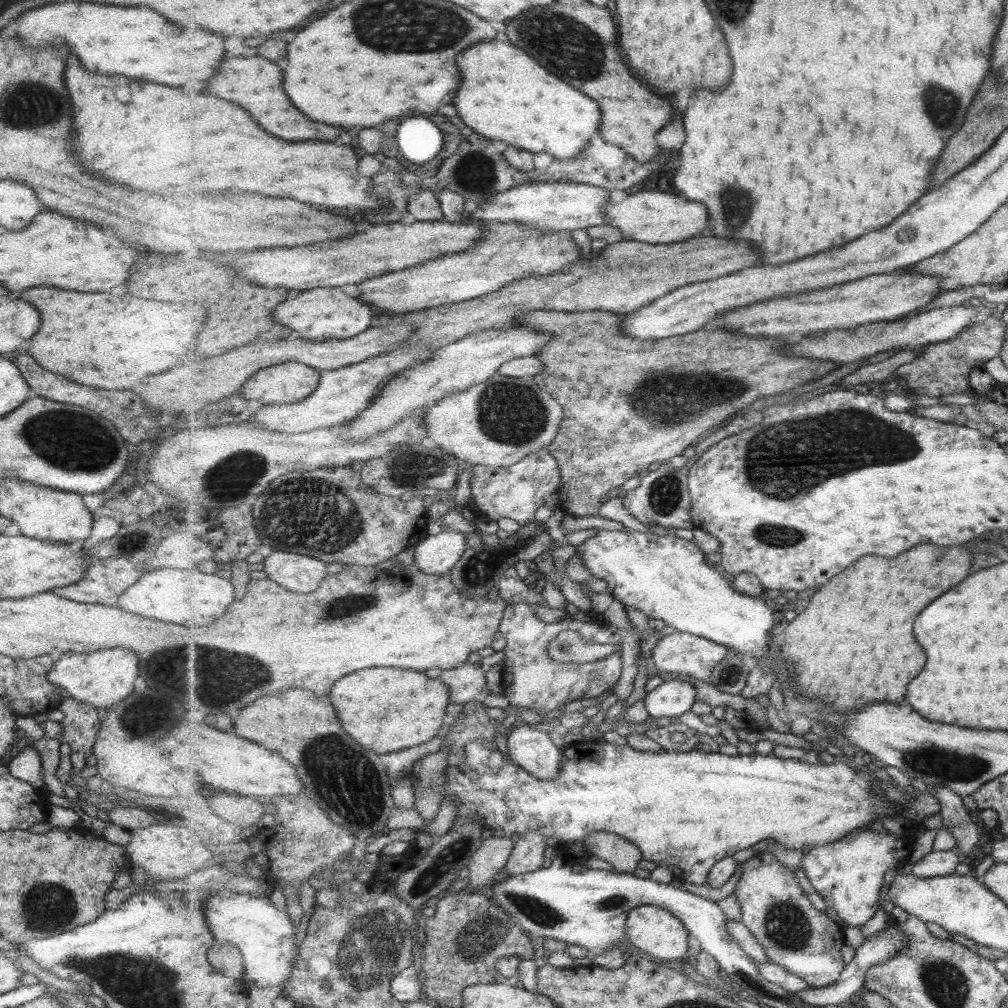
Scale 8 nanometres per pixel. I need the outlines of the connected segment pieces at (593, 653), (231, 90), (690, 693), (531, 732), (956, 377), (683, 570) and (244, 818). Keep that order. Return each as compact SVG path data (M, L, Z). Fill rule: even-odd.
M577 631L560 632L549 644L550 657L561 661L595 662L611 656L613 653L622 652L622 645L593 644Z
M239 56L239 58L227 58L221 64L221 70L213 76L213 80L209 80L209 86L205 90L205 94L211 96L219 96L225 98L229 102L237 102L239 106L243 106L245 110L249 110L253 114L253 118L271 134L283 138L283 140L291 140L291 142L301 142L301 140L335 140L343 128L335 128L335 126L327 126L323 122L315 122L291 104L289 96L283 90L283 72L275 62L269 62L267 58L261 56Z
M687 679L663 681L645 695L644 704L648 714L655 718L683 716L697 702L697 689Z
M517 722L507 735L509 759L541 780L556 779L564 770L564 753L551 742L548 726Z
M995 311L993 316L984 318L972 324L965 332L955 338L922 347L922 353L915 362L903 364L896 377L901 377L909 384L909 390L917 395L941 397L954 393L967 392L970 387L970 377L974 369L980 369L989 359L995 358L1004 344L1006 327Z
M627 529L600 530L597 534L590 533L584 543L577 545L577 550L582 557L582 564L594 577L604 580L607 591L624 605L640 610L649 618L663 620L677 631L702 636L727 646L730 650L743 653L751 662L756 661L757 664L771 669L776 674L777 682L779 677L785 675L788 678L786 685L794 685L798 675L794 672L794 662L784 660L783 654L770 658L776 638L771 638L771 630L775 626L775 612L760 597L733 590L725 579L725 572L711 564L704 550L693 540L676 537L671 531L667 535L658 536L649 532L630 532Z
M234 793L219 794L211 798L211 808L215 814L233 822L233 816L242 824L256 824L257 820L265 814L265 806L257 797L233 796Z

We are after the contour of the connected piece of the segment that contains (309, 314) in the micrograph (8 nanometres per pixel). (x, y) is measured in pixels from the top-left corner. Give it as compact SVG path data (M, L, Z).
M320 287L295 293L276 308L275 319L297 331L300 338L325 342L333 339L356 337L369 329L375 312L367 302L347 296L340 287Z

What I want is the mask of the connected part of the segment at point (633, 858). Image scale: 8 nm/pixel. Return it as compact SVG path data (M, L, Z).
M594 832L585 839L585 846L591 855L610 863L619 873L634 873L643 859L641 850L614 832Z

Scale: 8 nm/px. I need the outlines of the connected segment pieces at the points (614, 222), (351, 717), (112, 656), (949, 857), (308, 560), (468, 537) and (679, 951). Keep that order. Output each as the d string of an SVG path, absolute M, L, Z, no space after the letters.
M676 191L639 192L628 194L626 199L608 202L604 214L608 214L608 224L618 228L623 238L647 242L649 244L671 244L710 232L708 206L683 197Z
M377 668L341 678L333 686L331 698L345 730L365 748L382 755L419 746L437 737L449 720L450 692L449 686L439 678L429 678L418 670Z
M108 648L85 653L67 652L60 655L54 662L46 679L60 686L64 695L74 698L77 702L87 703L96 708L108 710L112 704L117 704L133 692L133 680L137 678L139 664L136 654L128 648Z
M954 850L931 851L912 866L913 876L917 878L935 878L954 875L963 857Z
M281 550L271 551L265 559L265 570L269 578L297 592L313 592L327 577L325 561Z
M476 529L473 533L463 534L454 530L441 530L436 535L429 535L425 540L417 543L414 548L415 563L425 574L447 574L461 560L467 547L476 541Z
M642 905L629 914L627 929L627 941L647 954L666 963L669 960L683 960L685 954L692 953L694 941L688 927L673 915L671 911L659 906Z

